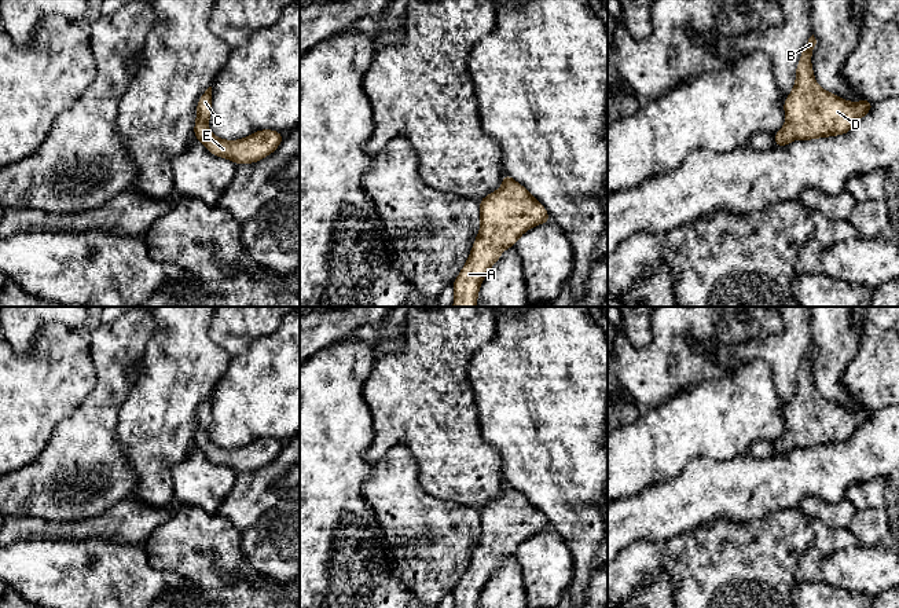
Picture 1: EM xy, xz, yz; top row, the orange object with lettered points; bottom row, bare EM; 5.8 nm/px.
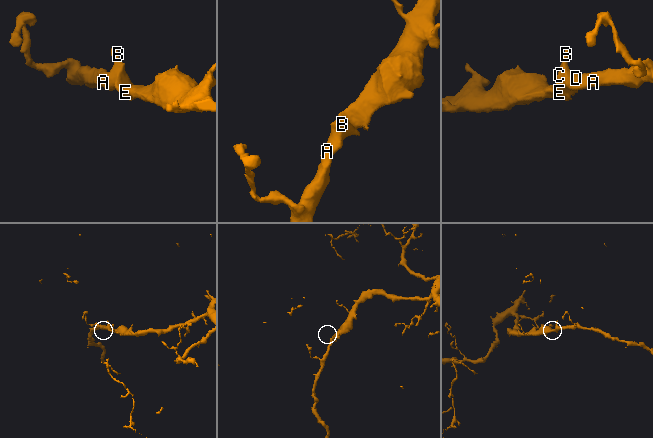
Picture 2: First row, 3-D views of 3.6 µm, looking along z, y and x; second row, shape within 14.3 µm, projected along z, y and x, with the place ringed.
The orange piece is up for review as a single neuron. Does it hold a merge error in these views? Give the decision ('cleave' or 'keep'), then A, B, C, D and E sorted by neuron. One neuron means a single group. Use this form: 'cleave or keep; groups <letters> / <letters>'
keep; groups A B C D E

